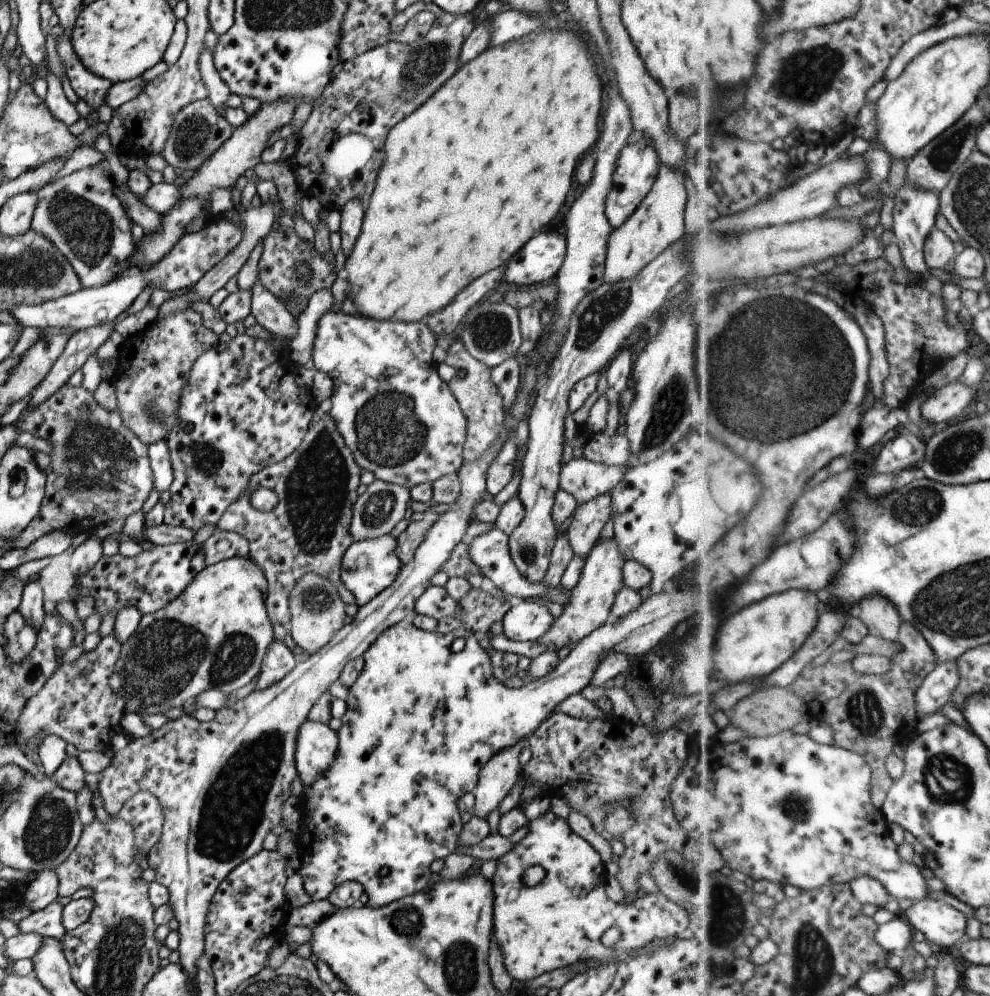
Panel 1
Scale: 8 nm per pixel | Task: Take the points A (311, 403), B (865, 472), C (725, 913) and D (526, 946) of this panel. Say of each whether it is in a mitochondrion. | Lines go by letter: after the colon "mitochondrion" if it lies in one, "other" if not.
A: other
B: other
C: mitochondrion
D: other

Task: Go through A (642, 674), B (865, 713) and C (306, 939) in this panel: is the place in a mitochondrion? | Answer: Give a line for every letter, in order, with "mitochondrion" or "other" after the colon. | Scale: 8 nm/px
A: other
B: mitochondrion
C: other

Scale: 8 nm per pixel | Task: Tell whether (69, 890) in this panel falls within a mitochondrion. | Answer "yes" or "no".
no

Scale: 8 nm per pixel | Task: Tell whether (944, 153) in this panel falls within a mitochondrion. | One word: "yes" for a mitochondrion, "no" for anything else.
yes

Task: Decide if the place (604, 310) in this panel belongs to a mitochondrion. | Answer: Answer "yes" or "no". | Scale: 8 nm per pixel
yes

